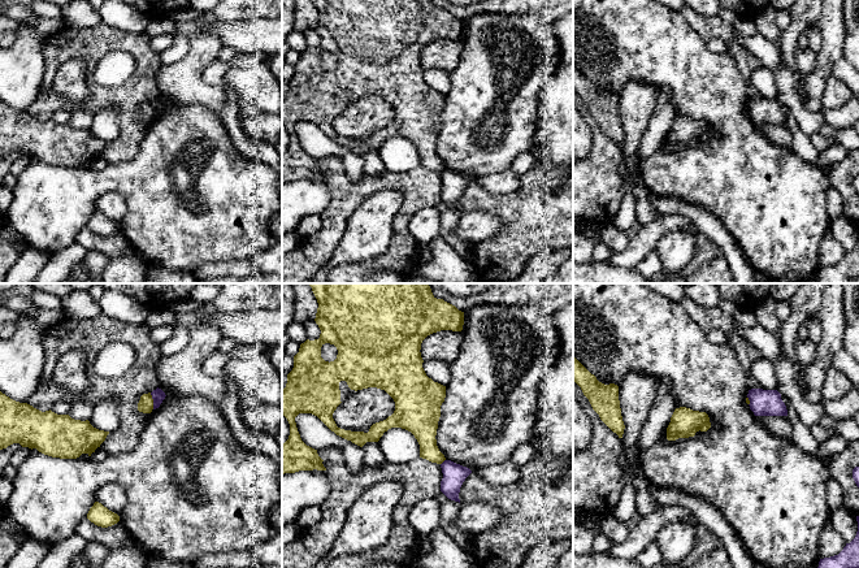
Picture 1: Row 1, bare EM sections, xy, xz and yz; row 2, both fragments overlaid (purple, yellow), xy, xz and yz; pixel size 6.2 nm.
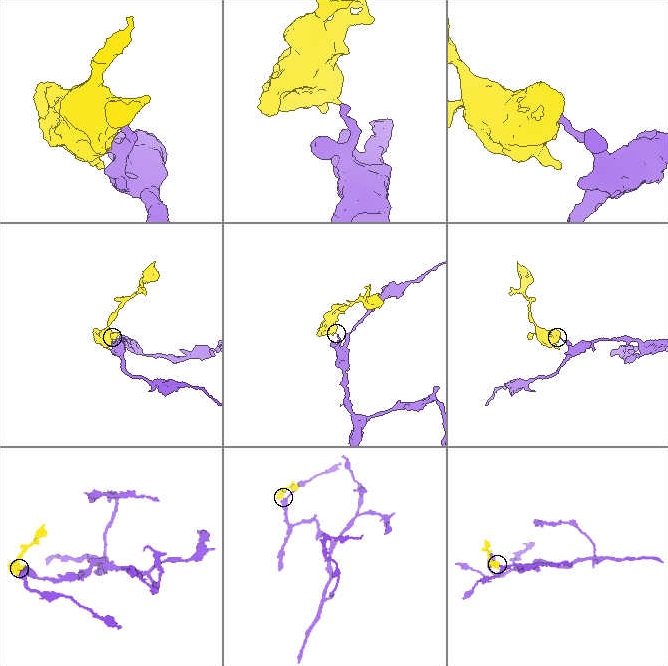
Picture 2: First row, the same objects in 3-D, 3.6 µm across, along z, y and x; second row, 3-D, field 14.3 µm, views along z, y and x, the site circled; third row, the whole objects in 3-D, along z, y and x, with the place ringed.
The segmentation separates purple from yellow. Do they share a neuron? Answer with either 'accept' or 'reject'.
reject

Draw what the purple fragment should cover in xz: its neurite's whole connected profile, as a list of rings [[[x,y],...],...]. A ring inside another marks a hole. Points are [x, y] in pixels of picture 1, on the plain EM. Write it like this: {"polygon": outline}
{"polygon": [[[444,169],[441,173],[443,187],[441,190],[441,200],[451,209],[459,211],[459,201],[465,187],[472,182],[467,175]]]}

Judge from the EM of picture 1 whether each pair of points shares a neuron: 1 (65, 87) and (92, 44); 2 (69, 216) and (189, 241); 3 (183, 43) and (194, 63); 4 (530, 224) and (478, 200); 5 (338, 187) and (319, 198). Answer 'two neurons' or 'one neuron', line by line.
1: two neurons
2: one neuron
3: two neurons
4: one neuron
5: two neurons

